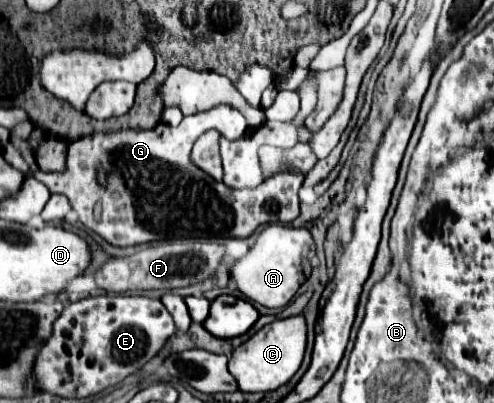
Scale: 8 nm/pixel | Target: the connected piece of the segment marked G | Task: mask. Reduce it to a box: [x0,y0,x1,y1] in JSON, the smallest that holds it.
[35,105,303,247]

